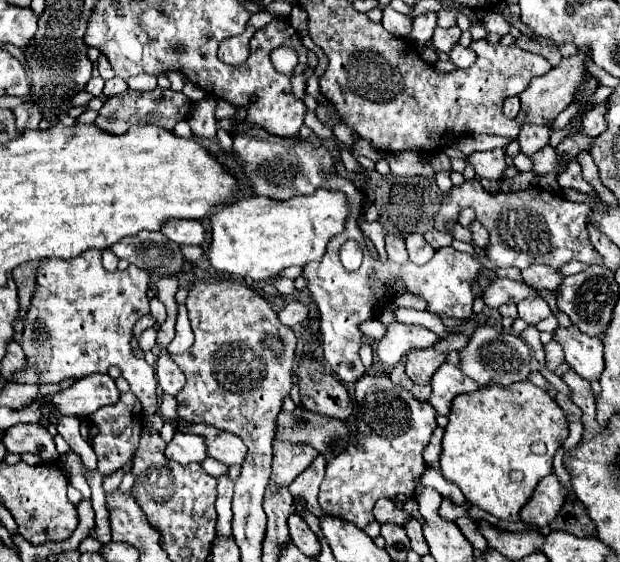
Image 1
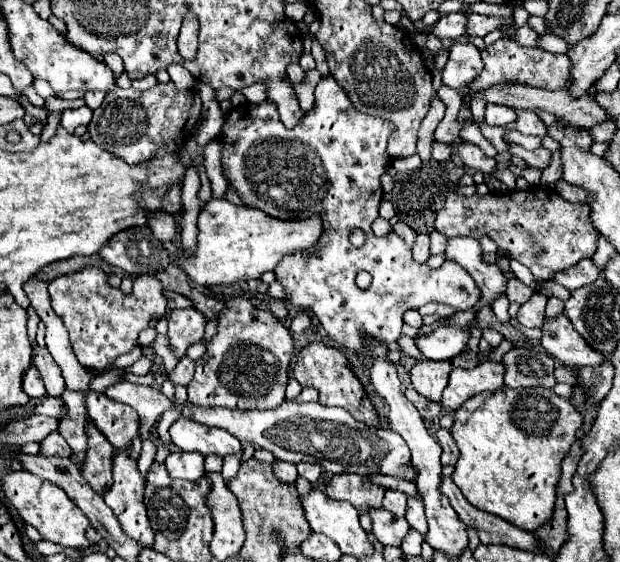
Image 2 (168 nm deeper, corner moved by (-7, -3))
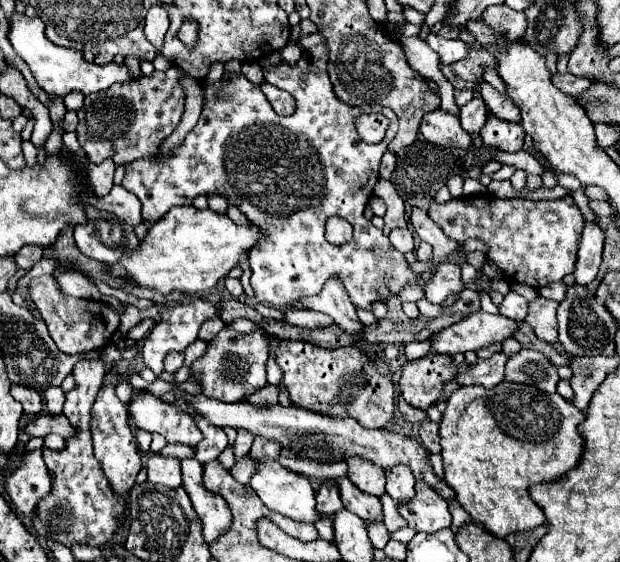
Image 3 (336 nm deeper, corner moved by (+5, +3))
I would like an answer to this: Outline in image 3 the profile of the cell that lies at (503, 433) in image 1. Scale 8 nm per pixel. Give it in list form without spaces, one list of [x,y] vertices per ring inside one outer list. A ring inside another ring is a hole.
[[[502,381],[492,389],[484,389],[480,385],[460,387],[446,401],[446,411],[440,421],[444,479],[456,491],[456,499],[472,519],[494,537],[504,539],[510,533],[536,529],[546,521],[546,517],[530,499],[528,489],[536,483],[554,483],[578,465],[584,451],[584,439],[578,431],[578,423],[582,421],[584,413],[562,395],[550,395],[530,385]]]

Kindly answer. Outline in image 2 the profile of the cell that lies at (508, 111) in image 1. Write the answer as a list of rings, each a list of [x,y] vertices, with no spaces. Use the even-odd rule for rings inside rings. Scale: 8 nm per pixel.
[[[486,105],[486,123],[488,125],[510,125],[516,121],[516,111],[506,105]]]

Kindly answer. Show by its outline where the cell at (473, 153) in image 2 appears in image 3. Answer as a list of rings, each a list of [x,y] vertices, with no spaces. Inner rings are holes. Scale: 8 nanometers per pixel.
[[[442,109],[428,111],[420,123],[420,133],[426,141],[442,147],[462,147],[466,149],[472,143],[472,137],[460,127],[458,115],[446,113]]]

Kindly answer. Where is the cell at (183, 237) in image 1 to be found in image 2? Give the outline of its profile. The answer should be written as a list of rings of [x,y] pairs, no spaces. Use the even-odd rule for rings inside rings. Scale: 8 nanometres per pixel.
[[[156,213],[148,219],[148,227],[152,229],[154,237],[158,237],[160,241],[172,241],[178,233],[178,225],[176,219],[170,213]]]

